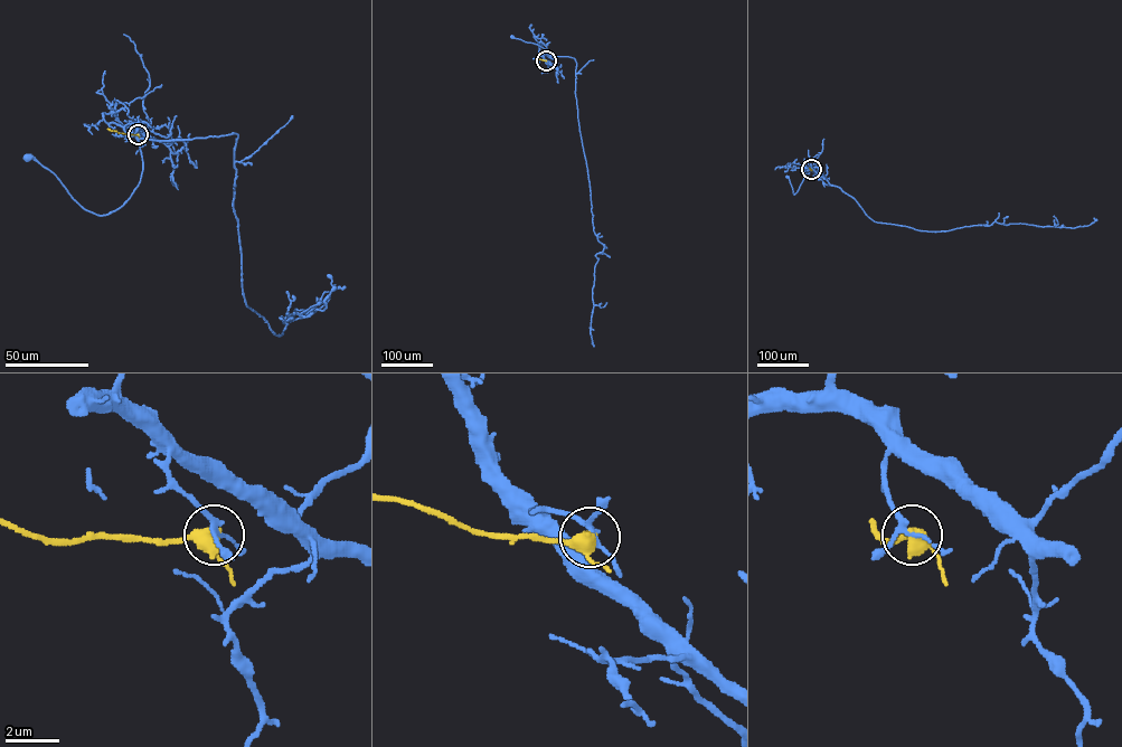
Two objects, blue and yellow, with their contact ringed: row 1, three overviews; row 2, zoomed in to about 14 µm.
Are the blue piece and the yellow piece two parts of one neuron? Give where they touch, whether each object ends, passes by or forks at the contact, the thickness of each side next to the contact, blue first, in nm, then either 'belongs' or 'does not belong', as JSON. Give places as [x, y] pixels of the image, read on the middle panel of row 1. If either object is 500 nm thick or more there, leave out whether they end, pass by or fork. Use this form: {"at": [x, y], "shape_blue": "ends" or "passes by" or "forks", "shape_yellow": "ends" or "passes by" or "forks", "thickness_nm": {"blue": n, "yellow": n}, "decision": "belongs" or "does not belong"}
{"at": [546, 60], "thickness_nm": {"blue": 150, "yellow": 500}, "decision": "does not belong"}

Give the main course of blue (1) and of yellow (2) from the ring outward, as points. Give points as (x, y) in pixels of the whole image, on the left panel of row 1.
1: (138, 134), (130, 126), (141, 153), (140, 180), (130, 197), (106, 215), (84, 209), (52, 172), (28, 158)
2: (138, 134), (107, 129)

